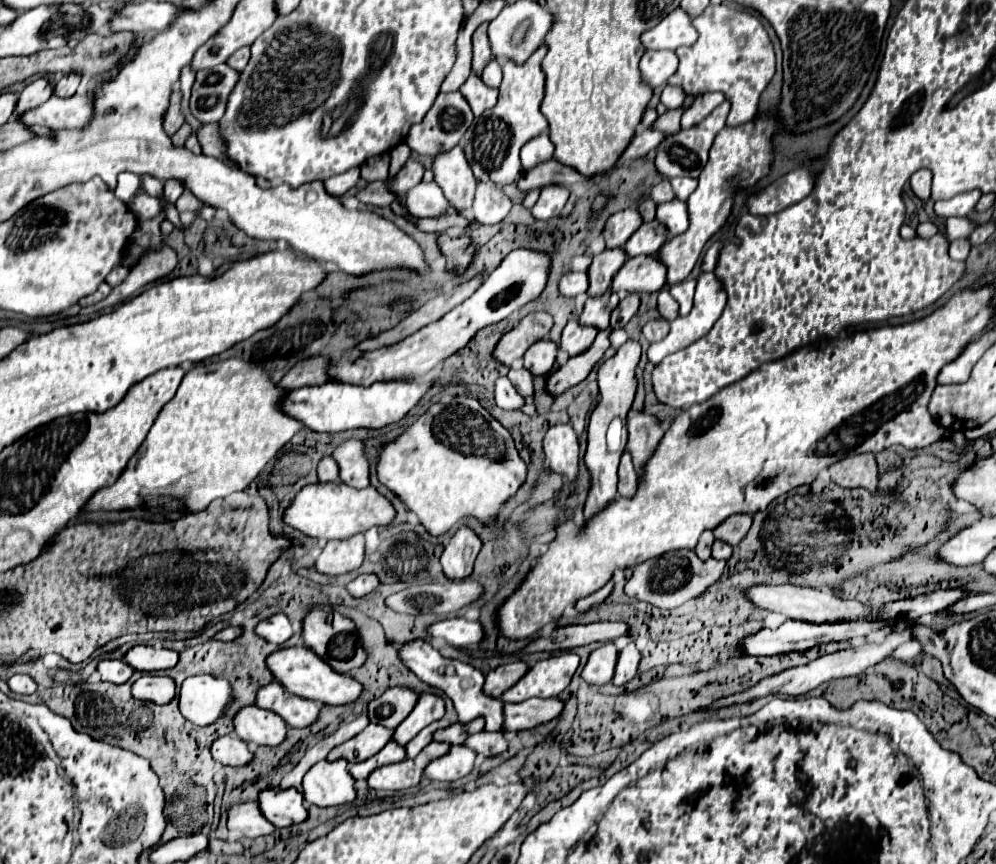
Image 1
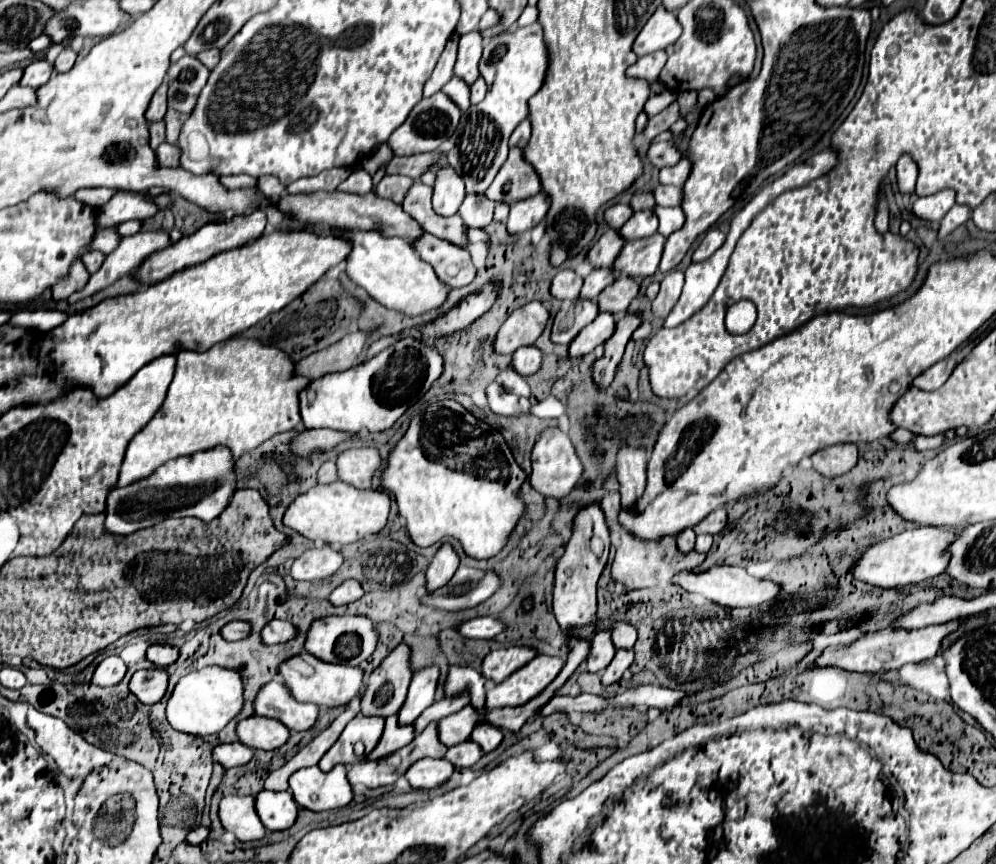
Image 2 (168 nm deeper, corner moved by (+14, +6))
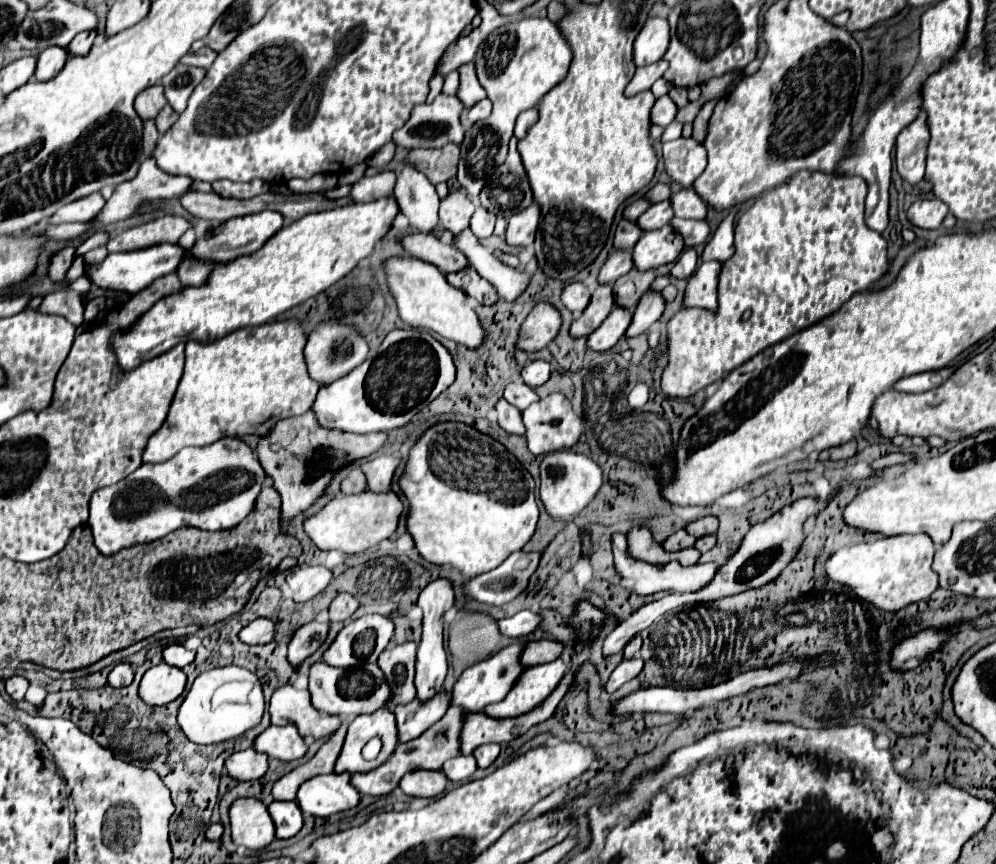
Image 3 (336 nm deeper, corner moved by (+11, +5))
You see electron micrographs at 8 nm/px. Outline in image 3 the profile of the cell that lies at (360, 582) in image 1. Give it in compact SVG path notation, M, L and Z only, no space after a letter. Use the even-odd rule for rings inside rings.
M342 592L342 594L338 594L338 596L332 600L332 604L330 604L330 620L332 620L332 622L348 620L348 618L354 614L356 608L358 608L358 600L356 600L352 594Z

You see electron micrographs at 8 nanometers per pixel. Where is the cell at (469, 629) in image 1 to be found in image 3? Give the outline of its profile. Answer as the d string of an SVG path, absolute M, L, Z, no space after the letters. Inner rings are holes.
M522 610L512 618L502 618L498 622L498 628L500 628L500 632L504 636L520 638L520 636L526 636L526 634L534 632L538 624L540 624L540 616L538 614L534 614L530 610Z

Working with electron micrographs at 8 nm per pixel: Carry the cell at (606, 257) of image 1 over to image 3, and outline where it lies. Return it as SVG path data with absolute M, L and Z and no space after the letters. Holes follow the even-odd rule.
M620 220L616 234L614 234L614 248L616 250L632 250L634 244L640 240L642 230L636 226L636 222L630 220Z

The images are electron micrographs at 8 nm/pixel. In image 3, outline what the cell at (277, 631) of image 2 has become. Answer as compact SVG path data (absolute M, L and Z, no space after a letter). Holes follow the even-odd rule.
M308 622L302 624L300 628L296 628L296 632L292 634L292 640L288 642L288 660L290 664L300 664L306 656L316 652L316 642L318 646L324 642L328 634L328 624L320 624L320 622Z

